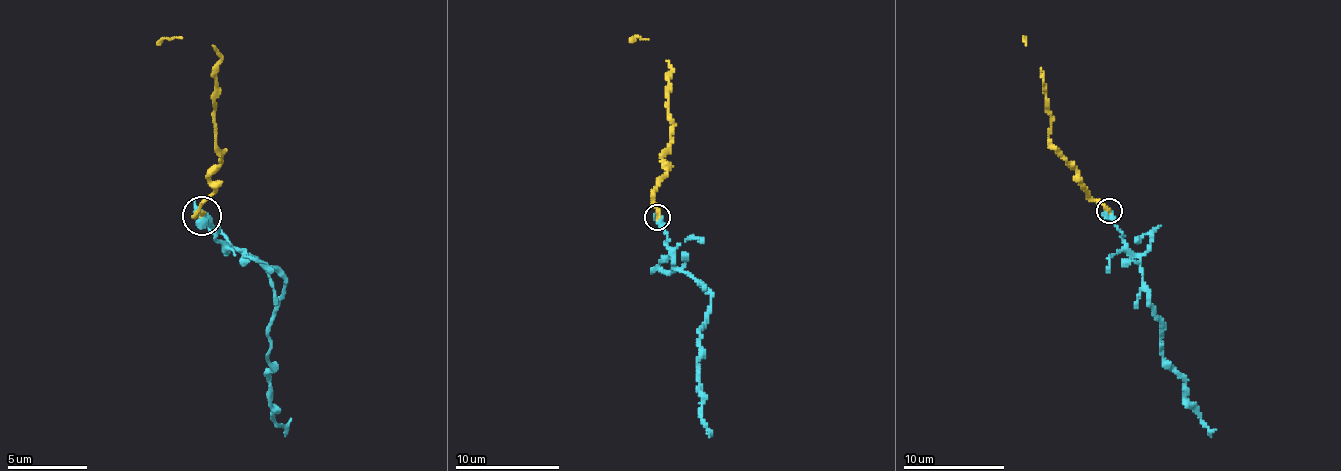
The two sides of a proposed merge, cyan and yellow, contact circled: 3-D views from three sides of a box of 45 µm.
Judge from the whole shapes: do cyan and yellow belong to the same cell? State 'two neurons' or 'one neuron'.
one neuron

